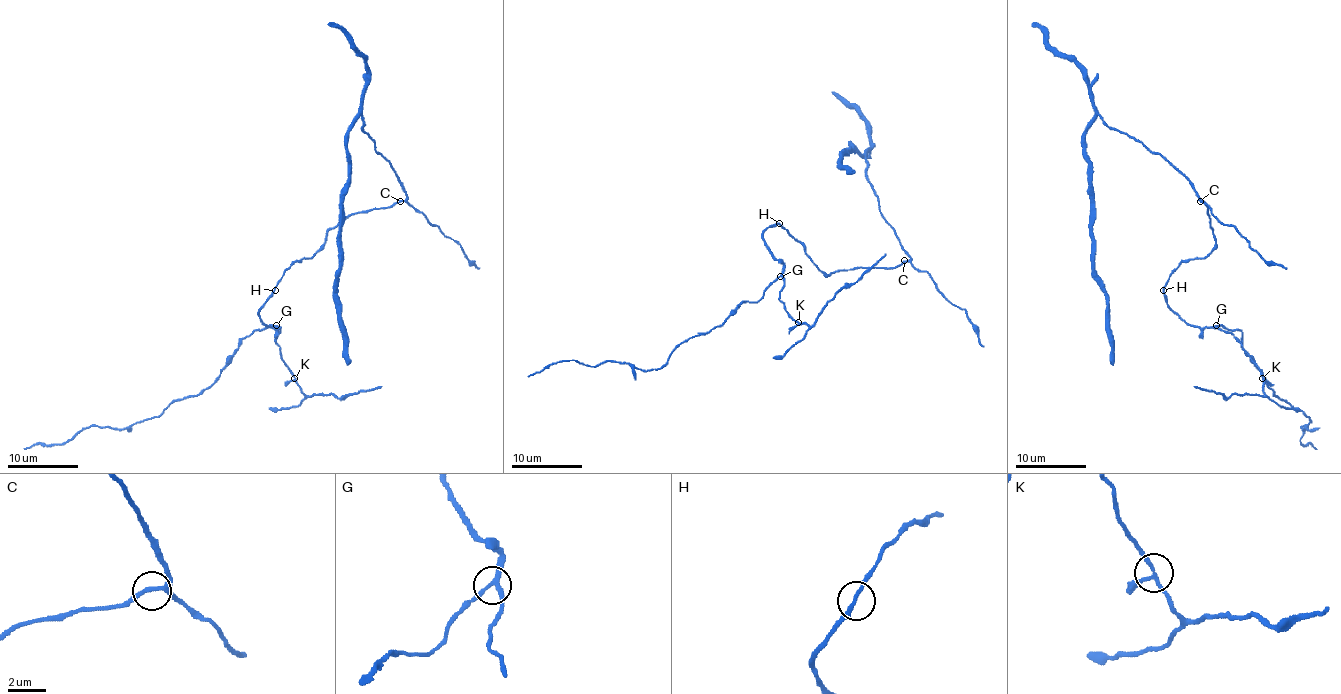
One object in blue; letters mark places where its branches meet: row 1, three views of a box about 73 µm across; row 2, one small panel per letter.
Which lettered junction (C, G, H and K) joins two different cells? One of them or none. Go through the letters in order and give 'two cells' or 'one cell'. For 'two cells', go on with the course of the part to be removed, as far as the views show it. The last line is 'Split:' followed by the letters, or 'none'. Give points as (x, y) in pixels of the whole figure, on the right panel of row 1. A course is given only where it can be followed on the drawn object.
C: one cell
G: one cell
H: one cell
K: two cells; course (1262, 379), (1264, 396), (1232, 394), (1229, 398), (1193, 386)
Split: K

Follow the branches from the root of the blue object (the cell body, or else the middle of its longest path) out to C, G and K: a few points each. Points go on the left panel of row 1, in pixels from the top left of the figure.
C: (322, 244), (326, 233), (349, 216), (386, 208), (400, 201)
G: (322, 244), (310, 258), (298, 260), (283, 274), (273, 295), (259, 309), (259, 317), (267, 325), (276, 325)
K: (322, 244), (283, 274), (259, 309), (267, 325), (280, 329), (275, 343), (294, 379)

